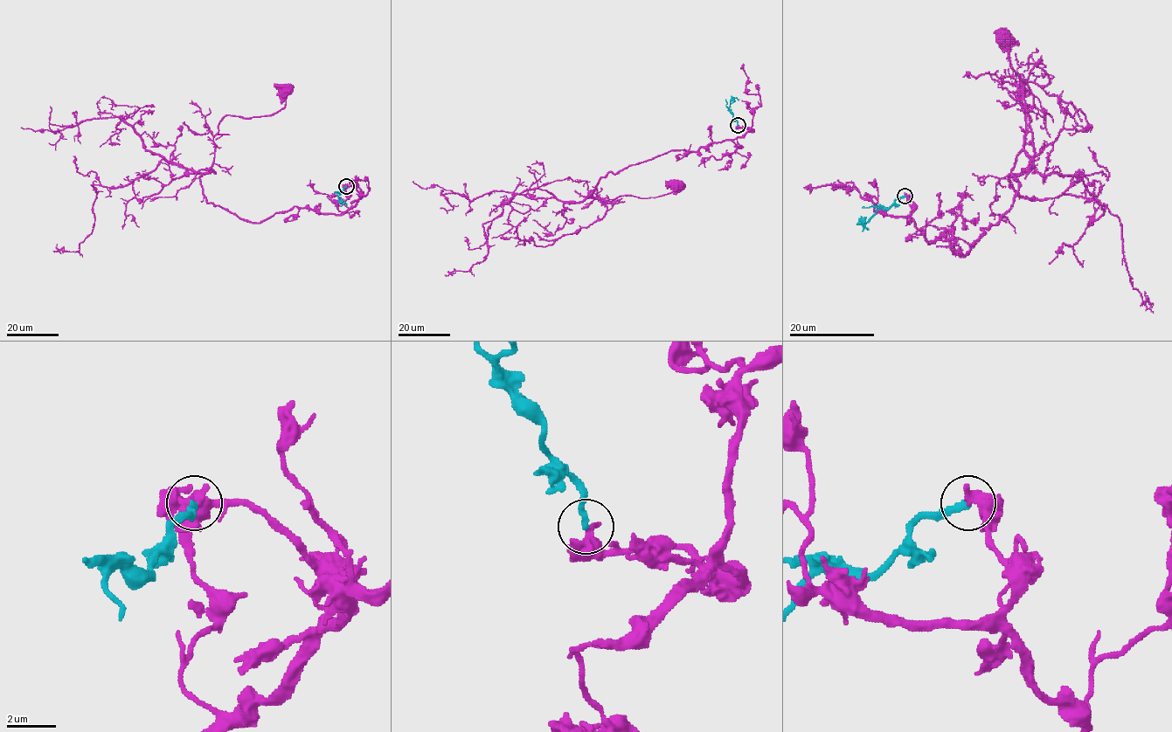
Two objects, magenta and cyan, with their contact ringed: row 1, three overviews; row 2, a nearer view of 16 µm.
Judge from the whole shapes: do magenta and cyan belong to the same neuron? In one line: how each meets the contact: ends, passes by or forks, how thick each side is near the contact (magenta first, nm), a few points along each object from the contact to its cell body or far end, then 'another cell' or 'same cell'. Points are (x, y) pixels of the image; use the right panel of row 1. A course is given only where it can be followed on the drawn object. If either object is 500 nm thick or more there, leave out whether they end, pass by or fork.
magenta ends; cyan ends; calibres 480 and 240 nm; course magenta (905, 196), (929, 244), (948, 230), (961, 256), (1010, 209), (1013, 176), (1033, 162), (1033, 93), (1000, 39); course cyan (905, 196), (888, 207), (877, 209), (865, 222), (860, 224), (863, 226), (862, 231); same cell

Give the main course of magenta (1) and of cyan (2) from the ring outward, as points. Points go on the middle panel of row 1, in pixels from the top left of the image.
1: (738, 125), (753, 130), (609, 172), (589, 195), (605, 203), (619, 196), (656, 197), (677, 182)
2: (738, 125), (729, 108), (731, 100), (738, 99)

